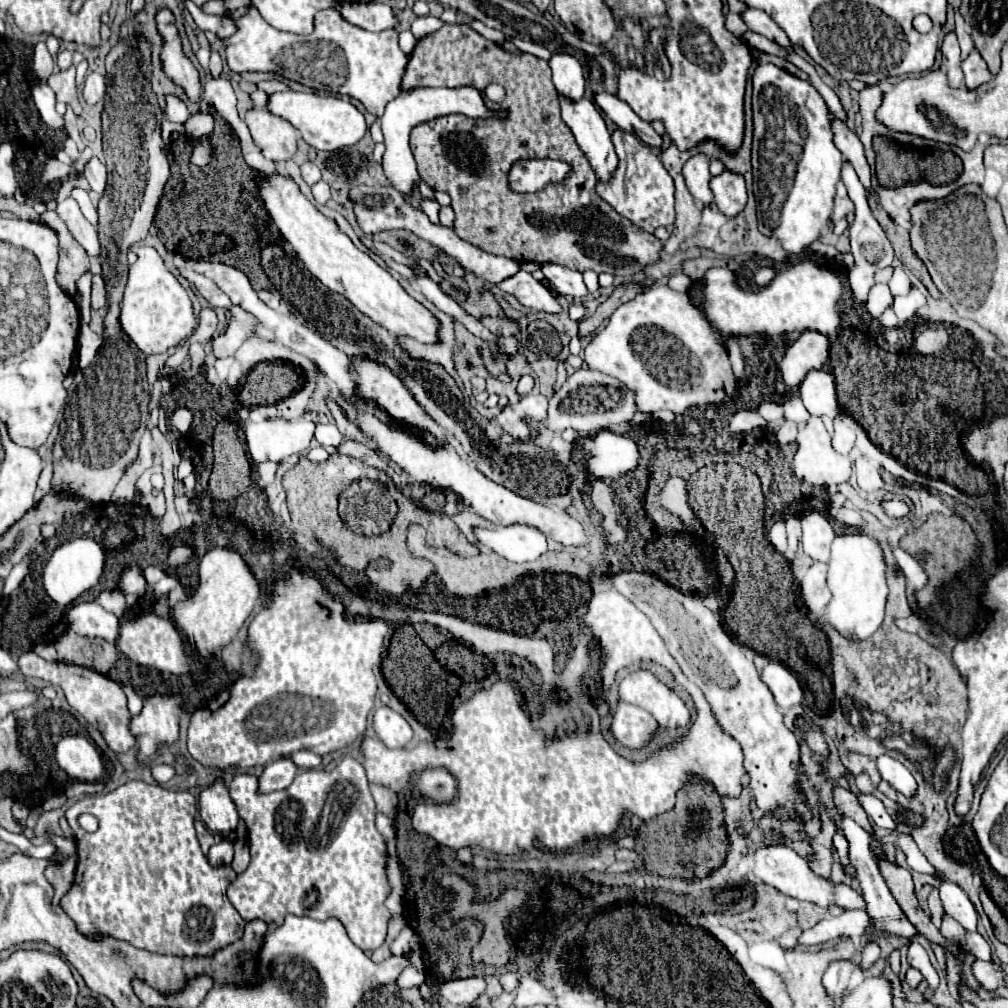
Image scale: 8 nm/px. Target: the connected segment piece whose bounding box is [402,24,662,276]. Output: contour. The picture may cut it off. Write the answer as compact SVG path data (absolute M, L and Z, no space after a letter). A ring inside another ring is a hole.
M442 26L438 32L418 40L412 58L408 62L406 74L402 78L402 88L414 86L446 86L446 88L460 88L460 86L474 86L476 90L484 90L490 82L502 84L506 88L506 100L502 104L488 102L490 110L504 110L506 118L468 118L464 114L452 114L430 124L420 124L410 134L412 154L418 162L418 172L422 180L432 188L450 194L452 208L454 208L454 232L478 246L480 250L496 256L506 256L516 262L536 262L536 264L560 264L578 272L594 270L594 272L608 272L614 276L632 276L644 266L650 266L660 260L662 242L656 240L650 232L630 224L624 216L620 216L608 202L604 202L596 194L596 180L594 172L590 172L590 162L578 152L578 144L574 134L566 126L560 116L560 102L558 92L550 78L550 66L546 60L540 60L532 54L512 54L504 50L500 44L480 36L470 26ZM532 158L552 158L566 162L570 166L570 174L556 184L548 184L546 188L520 194L512 192L508 186L508 172L516 160L532 160Z

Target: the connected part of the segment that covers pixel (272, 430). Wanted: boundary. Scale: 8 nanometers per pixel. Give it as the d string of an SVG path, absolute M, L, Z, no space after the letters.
M260 420L244 422L244 440L254 464L284 462L292 454L302 454L314 438L314 422L308 420Z

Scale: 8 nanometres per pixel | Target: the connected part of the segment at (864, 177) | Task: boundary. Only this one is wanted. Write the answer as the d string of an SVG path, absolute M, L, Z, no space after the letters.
M834 116L832 118L832 132L834 132L836 148L844 154L846 160L852 162L852 166L856 168L856 174L858 174L860 182L864 184L864 188L868 192L872 192L872 196L876 196L876 192L870 186L870 168L868 168L868 162L864 158L864 148L862 148L862 142L858 140L858 136L854 134L854 130L850 130L842 120L838 120Z

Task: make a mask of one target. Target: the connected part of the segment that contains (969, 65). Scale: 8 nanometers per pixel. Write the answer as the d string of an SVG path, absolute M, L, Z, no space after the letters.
M972 50L972 54L962 62L962 70L964 70L964 76L966 76L964 86L968 90L976 90L978 86L992 80L992 74L986 68L986 62L982 60L982 56L976 50Z

